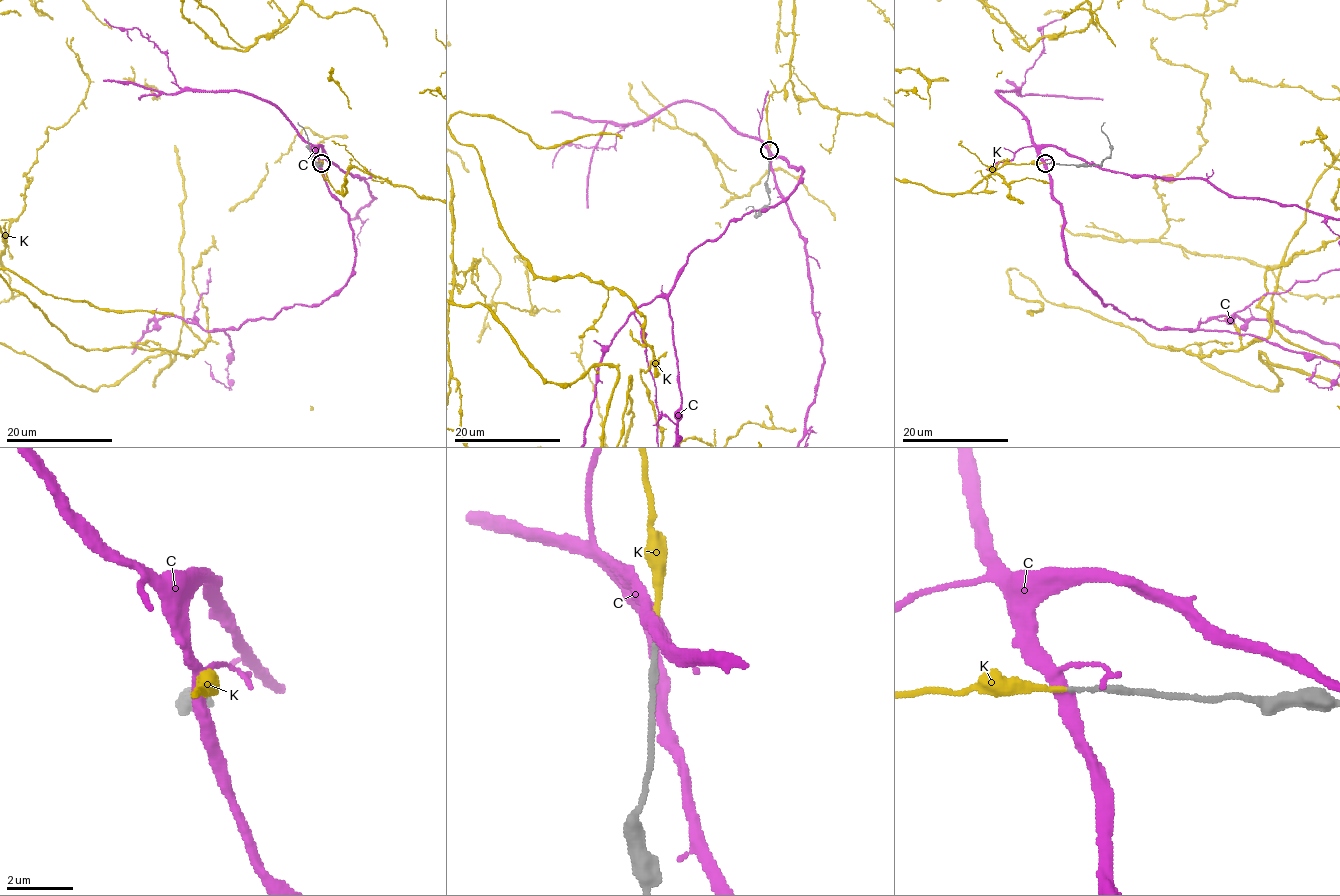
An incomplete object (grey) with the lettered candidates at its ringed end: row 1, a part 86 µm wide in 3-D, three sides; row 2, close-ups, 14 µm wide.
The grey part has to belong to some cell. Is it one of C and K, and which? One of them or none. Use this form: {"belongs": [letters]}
{"belongs": ["K"]}

